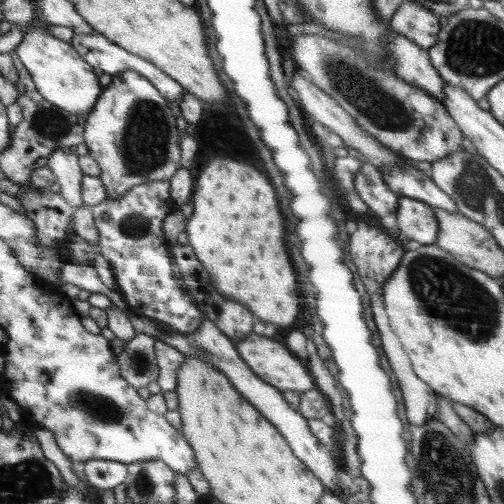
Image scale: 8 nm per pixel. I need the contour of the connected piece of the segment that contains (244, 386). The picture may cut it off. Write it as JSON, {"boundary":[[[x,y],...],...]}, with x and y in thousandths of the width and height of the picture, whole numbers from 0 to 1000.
{"boundary":[[[379,587],[387,605],[407,623],[405,643],[389,659],[359,661],[347,651],[335,649],[325,641],[313,639],[304,631],[260,625],[260,633],[274,655],[274,661],[290,661],[325,675],[333,683],[347,687],[371,702],[371,706],[397,708],[401,714],[423,722],[433,734],[438,734],[462,758],[468,770],[476,772],[488,796],[496,796],[569,871],[569,879],[595,913],[647,964],[647,972],[671,972],[671,948],[667,948],[667,909],[651,901],[651,889],[639,885],[639,877],[615,851],[615,833],[595,819],[589,812],[579,812],[573,798],[562,786],[562,776],[550,772],[546,764],[532,762],[492,730],[488,716],[476,706],[470,690],[470,677],[454,669],[403,615]]]}

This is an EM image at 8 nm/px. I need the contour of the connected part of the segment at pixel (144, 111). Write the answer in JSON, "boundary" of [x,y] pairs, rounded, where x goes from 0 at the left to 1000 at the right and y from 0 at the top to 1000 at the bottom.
{"boundary":[[[250,141],[224,149],[220,165],[206,175],[192,214],[177,230],[171,288],[177,306],[202,333],[200,353],[214,375],[214,395],[246,395],[268,371],[341,357],[367,323],[361,317],[357,254],[363,240],[345,230],[337,204],[319,179],[292,151],[270,141]]]}

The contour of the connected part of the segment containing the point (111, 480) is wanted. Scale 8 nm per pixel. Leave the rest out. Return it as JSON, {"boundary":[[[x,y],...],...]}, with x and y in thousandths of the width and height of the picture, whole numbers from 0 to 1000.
{"boundary":[[[183,911],[165,925],[175,956],[204,972],[248,960],[258,944],[256,921],[230,913]]]}

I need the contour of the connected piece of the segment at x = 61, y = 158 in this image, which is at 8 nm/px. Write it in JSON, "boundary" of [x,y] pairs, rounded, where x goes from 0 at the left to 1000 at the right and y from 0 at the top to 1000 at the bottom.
{"boundary":[[[115,298],[95,331],[103,335],[121,367],[121,385],[149,417],[171,407],[167,399],[167,351],[161,312],[147,300]]]}

